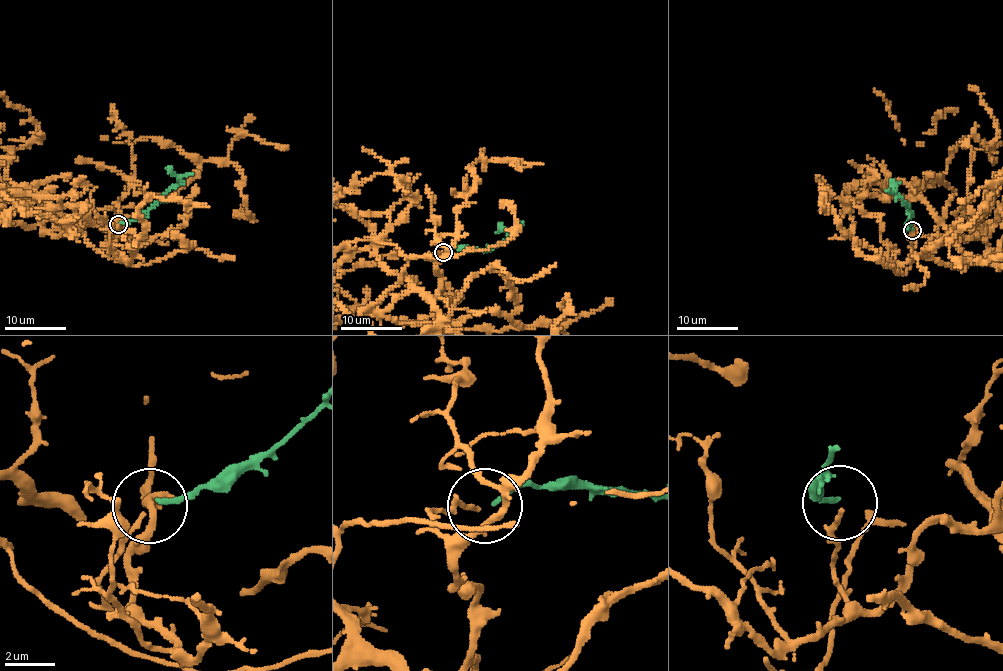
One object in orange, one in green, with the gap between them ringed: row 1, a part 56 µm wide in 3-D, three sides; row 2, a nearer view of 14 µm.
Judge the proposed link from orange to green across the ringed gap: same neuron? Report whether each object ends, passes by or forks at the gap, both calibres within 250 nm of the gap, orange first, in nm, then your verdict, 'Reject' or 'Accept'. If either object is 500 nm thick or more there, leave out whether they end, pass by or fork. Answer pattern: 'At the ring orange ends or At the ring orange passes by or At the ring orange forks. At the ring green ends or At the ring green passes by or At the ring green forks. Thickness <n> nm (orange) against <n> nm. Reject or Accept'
At the ring orange ends. At the ring green ends. Thickness 170 nm (orange) against 190 nm. Accept

